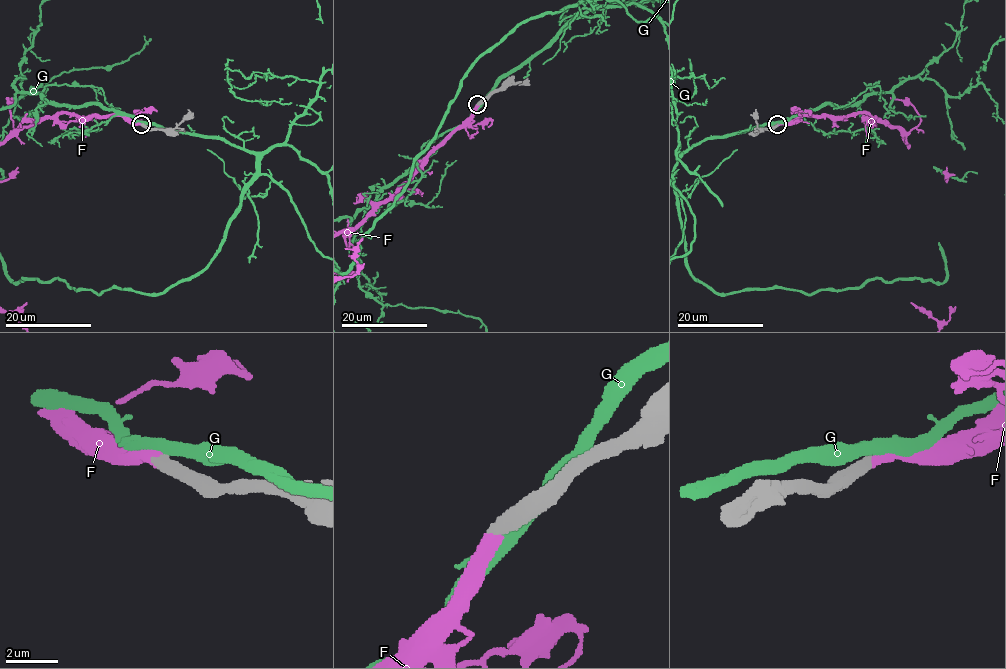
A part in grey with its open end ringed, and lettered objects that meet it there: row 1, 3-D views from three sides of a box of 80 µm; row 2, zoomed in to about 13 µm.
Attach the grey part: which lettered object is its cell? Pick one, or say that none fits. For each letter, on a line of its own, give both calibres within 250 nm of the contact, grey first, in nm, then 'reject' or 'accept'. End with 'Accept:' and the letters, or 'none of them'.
F: calibres 500 and 480 nm; accept
G: calibres 550 and 500 nm; reject
Accept: F

